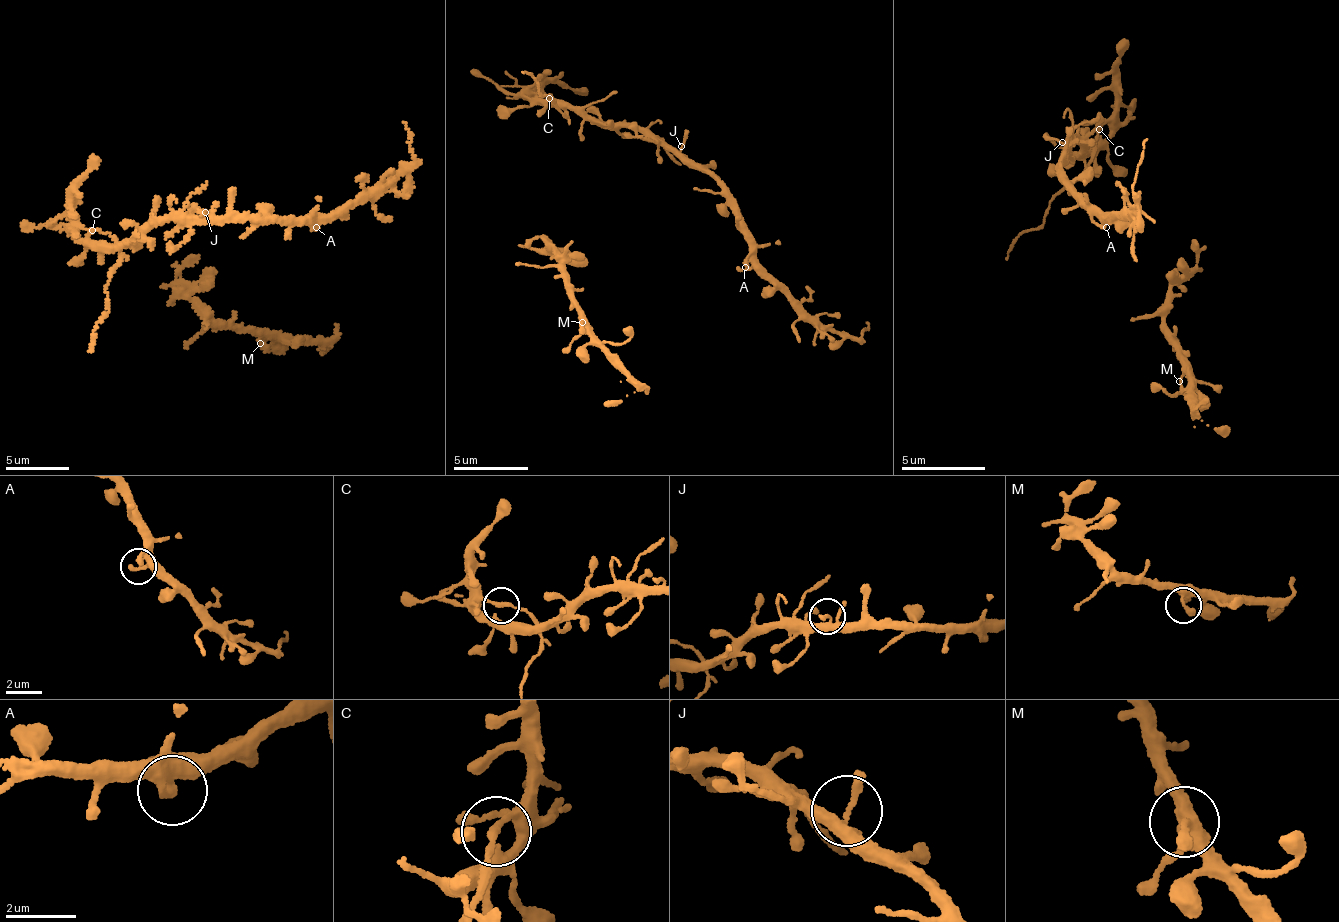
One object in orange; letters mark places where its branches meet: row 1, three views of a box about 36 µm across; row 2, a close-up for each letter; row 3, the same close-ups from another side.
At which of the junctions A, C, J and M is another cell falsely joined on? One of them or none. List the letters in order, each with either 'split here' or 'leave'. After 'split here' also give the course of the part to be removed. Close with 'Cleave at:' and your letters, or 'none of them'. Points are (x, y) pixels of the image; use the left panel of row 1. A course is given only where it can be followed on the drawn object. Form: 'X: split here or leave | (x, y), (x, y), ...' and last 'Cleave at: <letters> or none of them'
A: leave
C: split here | (93, 229), (110, 236), (119, 257), (91, 352)
J: leave
M: leave
Cleave at: C

